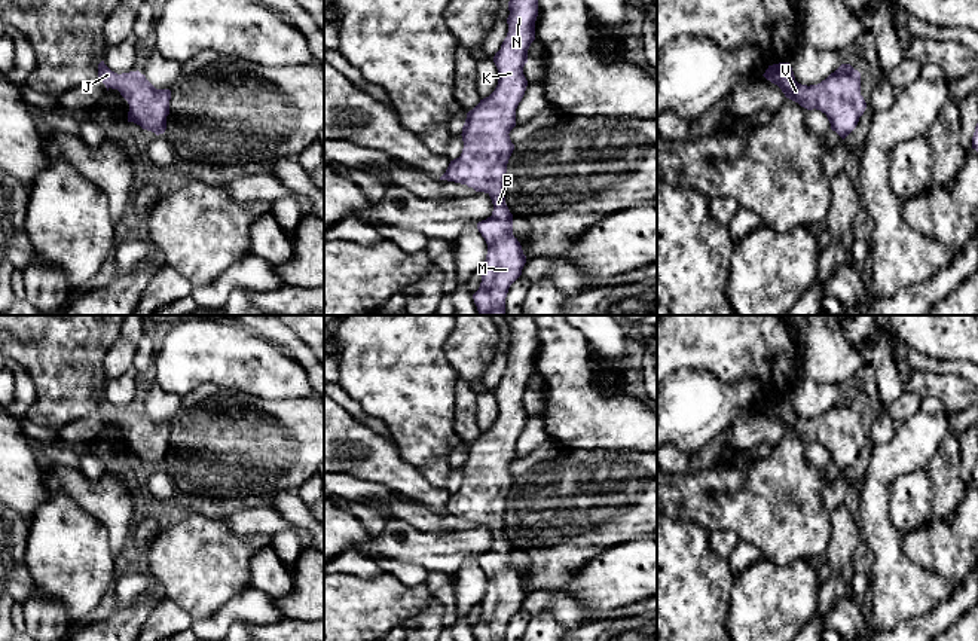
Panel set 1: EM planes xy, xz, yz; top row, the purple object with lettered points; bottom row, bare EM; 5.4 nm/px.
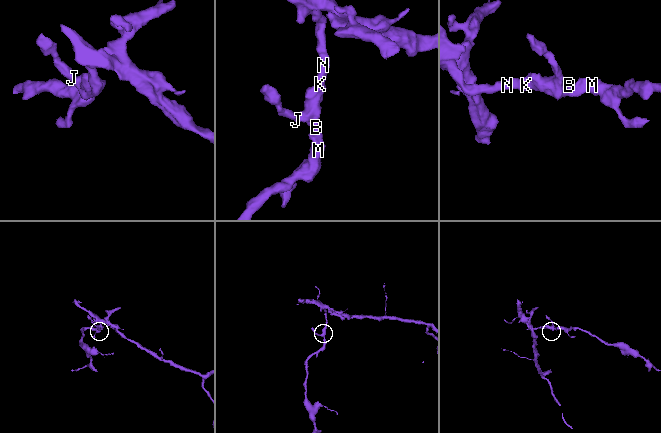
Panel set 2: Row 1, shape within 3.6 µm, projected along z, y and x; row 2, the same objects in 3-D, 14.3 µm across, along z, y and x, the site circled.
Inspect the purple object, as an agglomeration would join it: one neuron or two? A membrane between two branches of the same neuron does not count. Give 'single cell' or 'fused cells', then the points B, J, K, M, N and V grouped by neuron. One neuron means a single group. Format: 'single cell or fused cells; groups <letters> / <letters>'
single cell; groups B J K M N V

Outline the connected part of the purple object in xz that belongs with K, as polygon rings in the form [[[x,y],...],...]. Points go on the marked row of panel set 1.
[[[510,0],[508,10],[508,33],[493,57],[498,85],[467,113],[461,134],[462,153],[450,161],[440,177],[485,192],[493,204],[492,216],[477,223],[488,244],[480,269],[482,283],[473,294],[479,315],[505,315],[508,289],[522,275],[526,263],[522,245],[513,235],[513,214],[505,204],[504,178],[514,150],[508,134],[516,126],[516,109],[528,86],[523,67],[535,40],[538,0]]]

